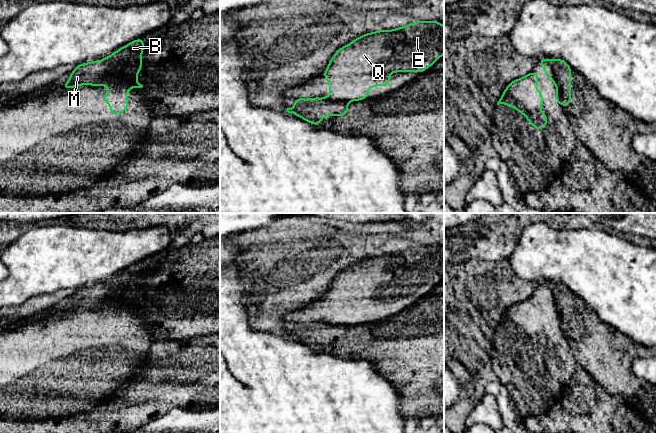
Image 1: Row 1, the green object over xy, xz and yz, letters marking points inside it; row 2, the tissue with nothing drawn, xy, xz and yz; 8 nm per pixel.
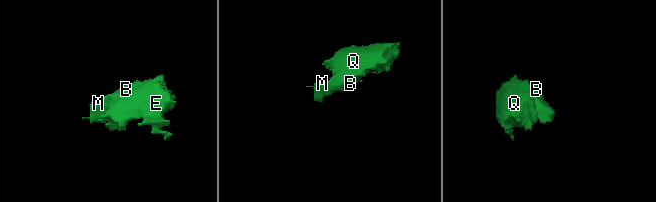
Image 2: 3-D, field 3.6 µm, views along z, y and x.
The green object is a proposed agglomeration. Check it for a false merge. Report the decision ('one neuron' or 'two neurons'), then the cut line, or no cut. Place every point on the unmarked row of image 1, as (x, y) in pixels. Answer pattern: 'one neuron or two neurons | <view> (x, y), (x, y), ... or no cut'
two neurons | xy (117, 275), (121, 279), (121, 286), (103, 307)

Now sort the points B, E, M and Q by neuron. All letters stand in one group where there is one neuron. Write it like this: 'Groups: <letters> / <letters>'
Groups: B E Q / M

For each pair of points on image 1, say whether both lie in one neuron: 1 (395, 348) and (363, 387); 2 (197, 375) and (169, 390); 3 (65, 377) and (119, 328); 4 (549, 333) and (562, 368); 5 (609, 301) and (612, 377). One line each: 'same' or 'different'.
1: different
2: same
3: same
4: same
5: different

